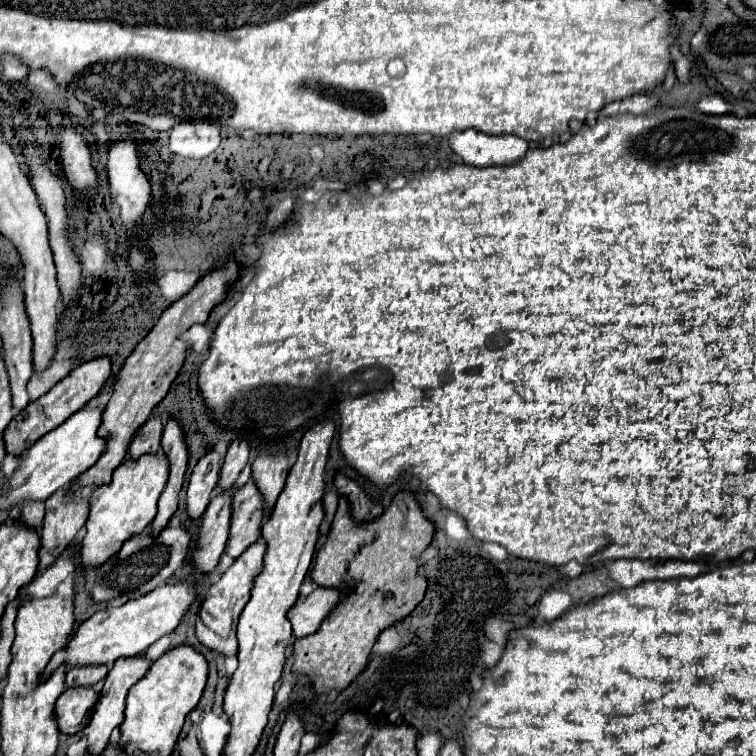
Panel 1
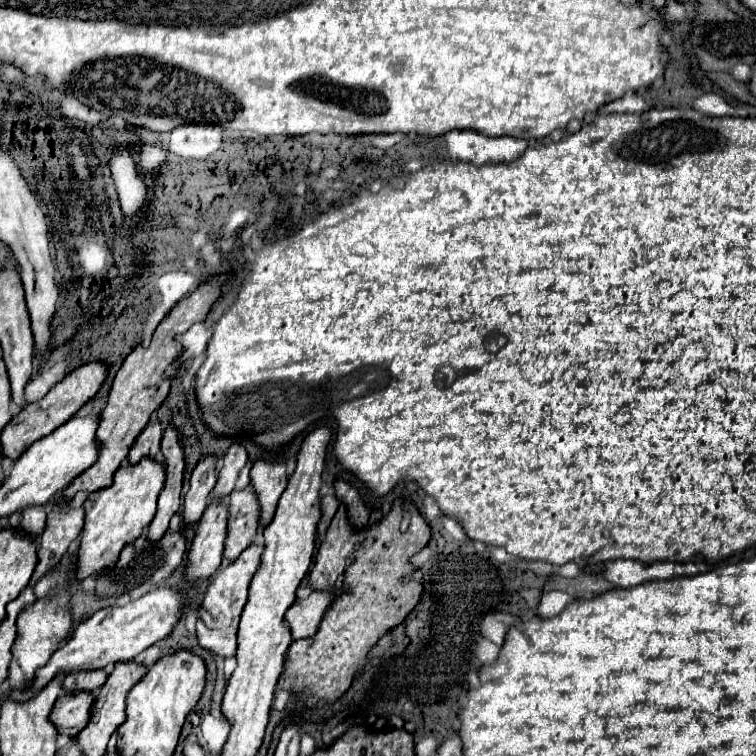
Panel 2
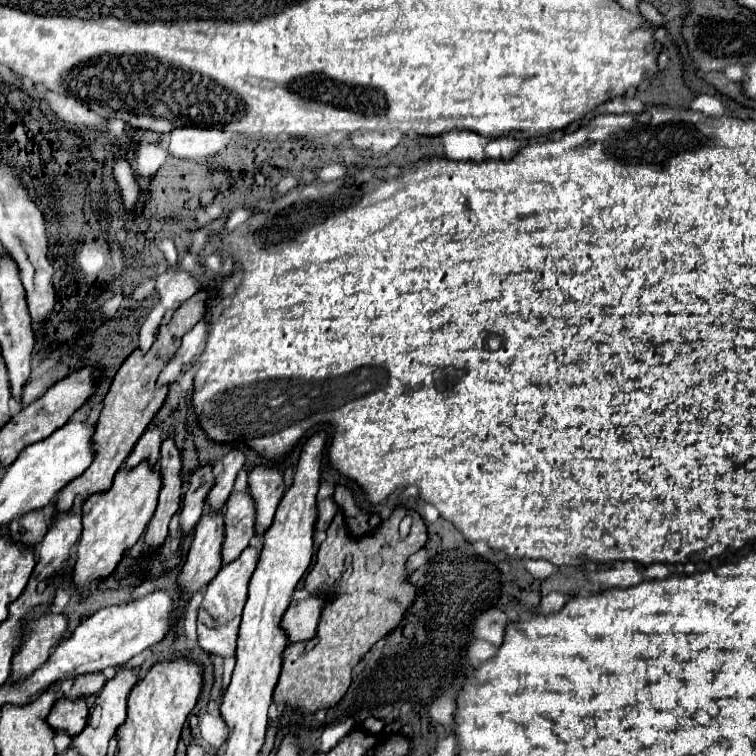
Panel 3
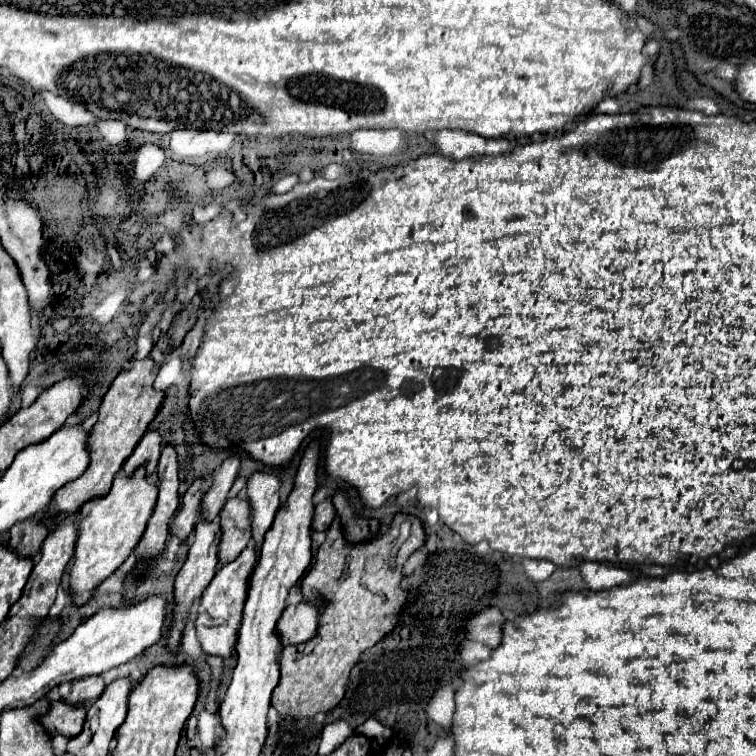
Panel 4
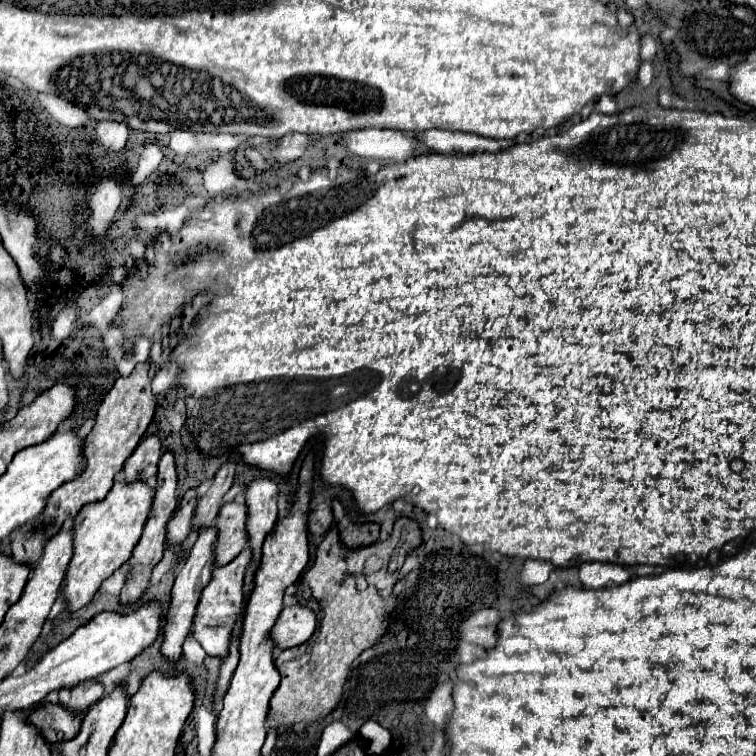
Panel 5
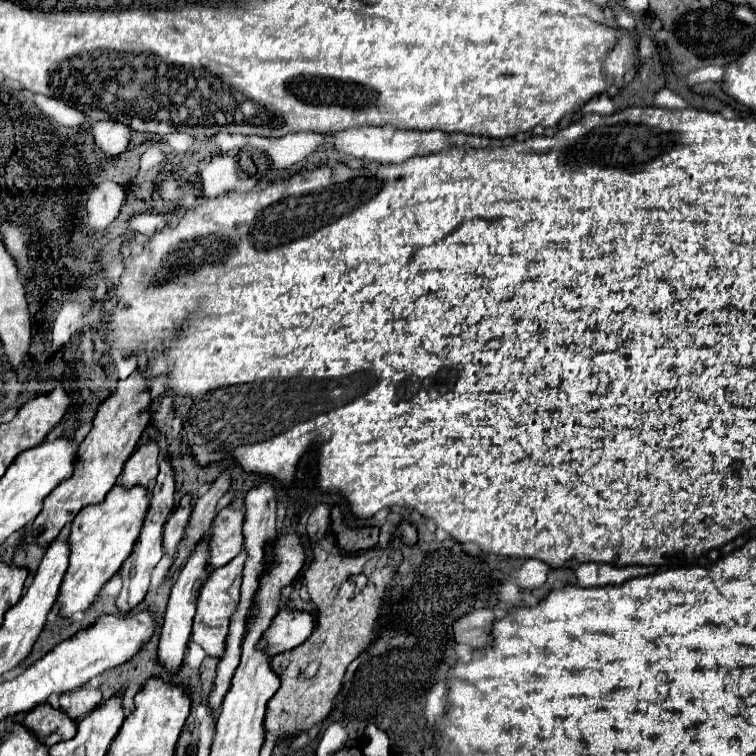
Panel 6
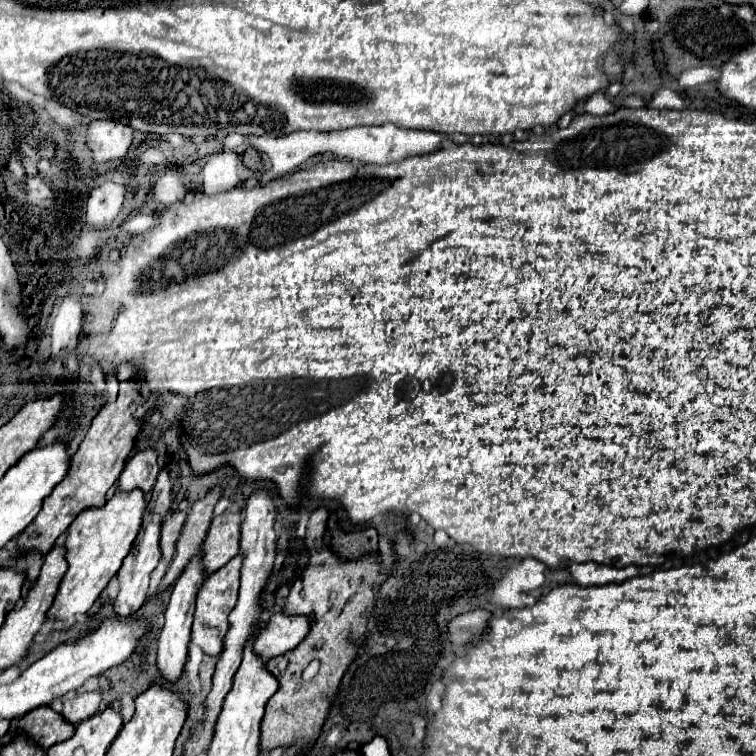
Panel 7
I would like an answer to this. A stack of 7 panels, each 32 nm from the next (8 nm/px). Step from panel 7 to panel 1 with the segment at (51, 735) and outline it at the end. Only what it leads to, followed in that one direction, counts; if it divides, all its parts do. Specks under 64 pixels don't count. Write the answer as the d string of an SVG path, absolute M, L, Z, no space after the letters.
M68 688L56 702L56 720L62 734L82 732L92 718L100 692L94 688Z

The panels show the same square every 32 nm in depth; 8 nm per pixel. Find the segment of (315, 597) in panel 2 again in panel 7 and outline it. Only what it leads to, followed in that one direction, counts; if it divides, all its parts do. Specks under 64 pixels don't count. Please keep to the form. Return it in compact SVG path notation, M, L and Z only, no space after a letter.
M276 612L270 616L268 626L264 626L254 640L254 650L264 658L270 660L280 656L292 648L296 648L310 632L308 616L296 614L288 616L286 612Z

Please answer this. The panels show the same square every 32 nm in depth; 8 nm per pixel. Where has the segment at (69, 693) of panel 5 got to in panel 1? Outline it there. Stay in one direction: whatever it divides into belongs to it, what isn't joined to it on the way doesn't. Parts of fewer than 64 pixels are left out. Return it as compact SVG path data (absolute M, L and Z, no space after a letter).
M90 664L90 666L72 666L66 672L68 686L94 686L108 674L106 664Z

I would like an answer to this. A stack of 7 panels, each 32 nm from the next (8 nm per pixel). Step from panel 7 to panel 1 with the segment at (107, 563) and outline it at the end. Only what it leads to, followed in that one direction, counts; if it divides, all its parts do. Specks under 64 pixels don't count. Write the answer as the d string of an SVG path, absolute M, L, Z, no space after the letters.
M164 452L160 454L144 454L138 460L124 460L114 472L108 484L102 484L94 490L90 498L90 514L86 522L86 536L82 540L82 562L84 566L94 564L100 566L112 552L120 550L120 544L134 536L136 532L144 532L144 528L154 520L158 498L164 492L168 482L168 458Z

